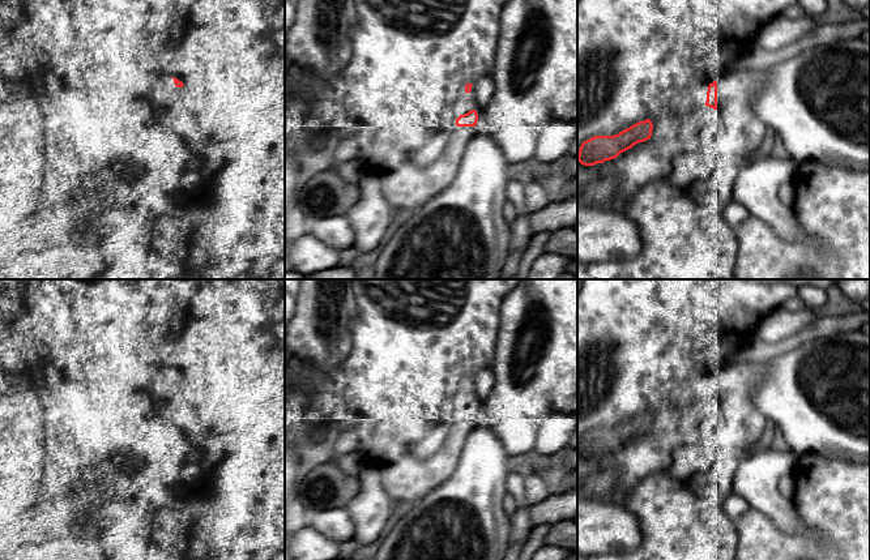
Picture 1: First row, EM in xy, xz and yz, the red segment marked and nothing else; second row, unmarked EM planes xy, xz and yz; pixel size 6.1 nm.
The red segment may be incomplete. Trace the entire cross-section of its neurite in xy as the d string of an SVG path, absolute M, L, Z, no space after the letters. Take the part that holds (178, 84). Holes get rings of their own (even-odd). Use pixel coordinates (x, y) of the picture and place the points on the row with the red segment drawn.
M167 78L161 84L158 91L163 97L167 112L180 111L183 108L183 86L183 82L178 78Z

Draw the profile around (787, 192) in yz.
M784 183L780 187L779 197L784 205L792 208L792 205L794 202L794 188L793 188L792 183Z

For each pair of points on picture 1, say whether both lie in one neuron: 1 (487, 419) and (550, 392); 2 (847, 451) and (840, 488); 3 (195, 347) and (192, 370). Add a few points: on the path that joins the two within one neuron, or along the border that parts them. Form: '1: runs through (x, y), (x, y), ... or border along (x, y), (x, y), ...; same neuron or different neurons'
1: runs through (503, 413), (507, 413), (528, 392), (534, 392); same neuron
2: border along (815, 453), (856, 464); different neurons
3: runs through (195, 353), (193, 364); same neuron

